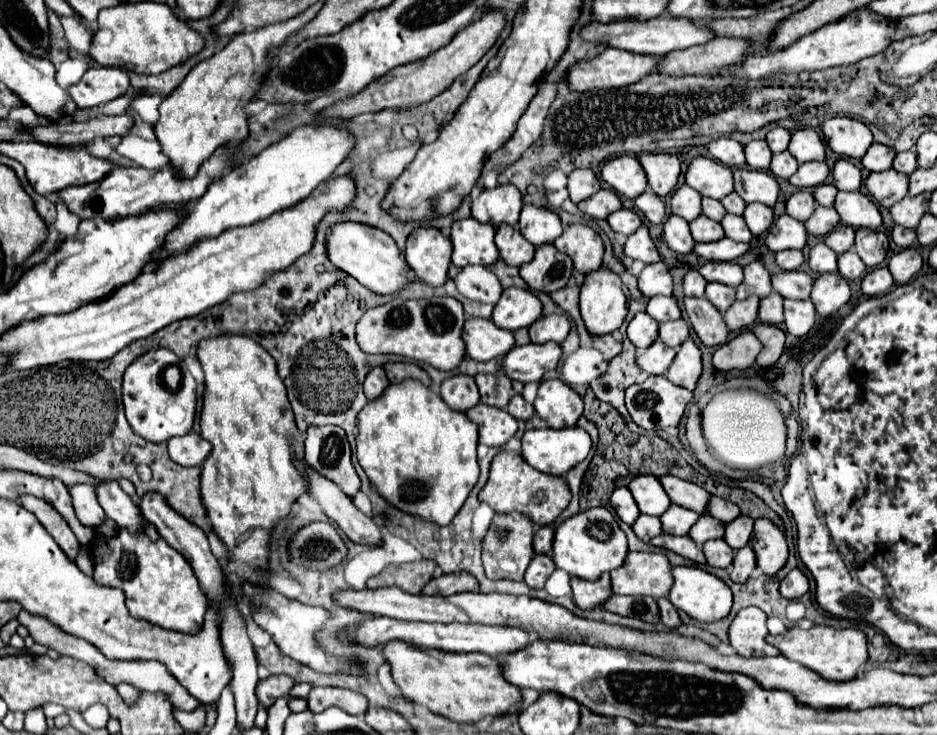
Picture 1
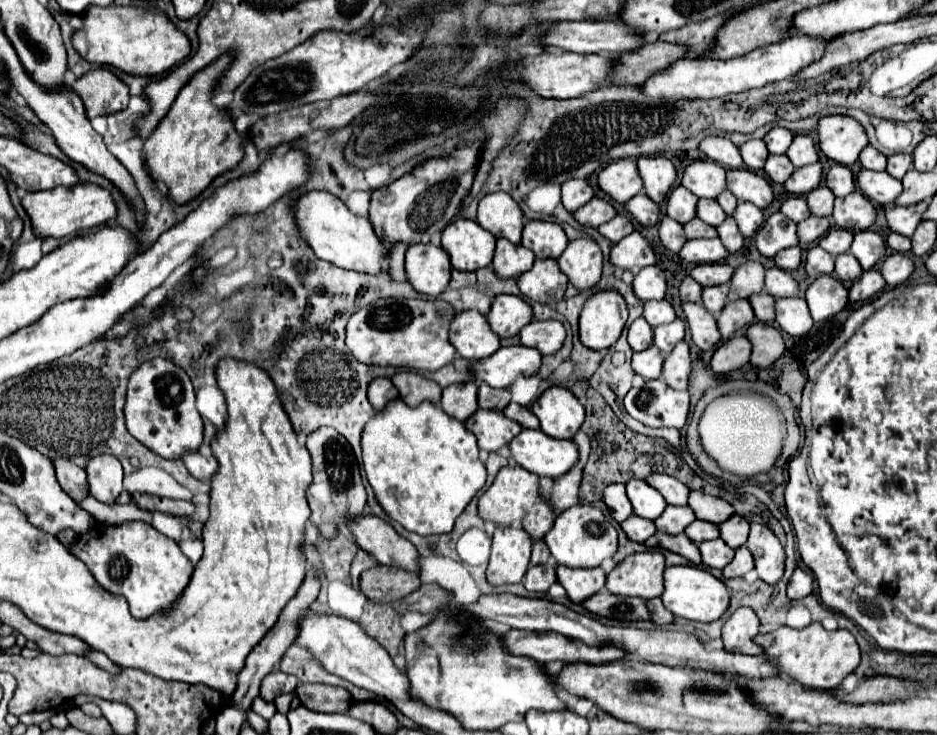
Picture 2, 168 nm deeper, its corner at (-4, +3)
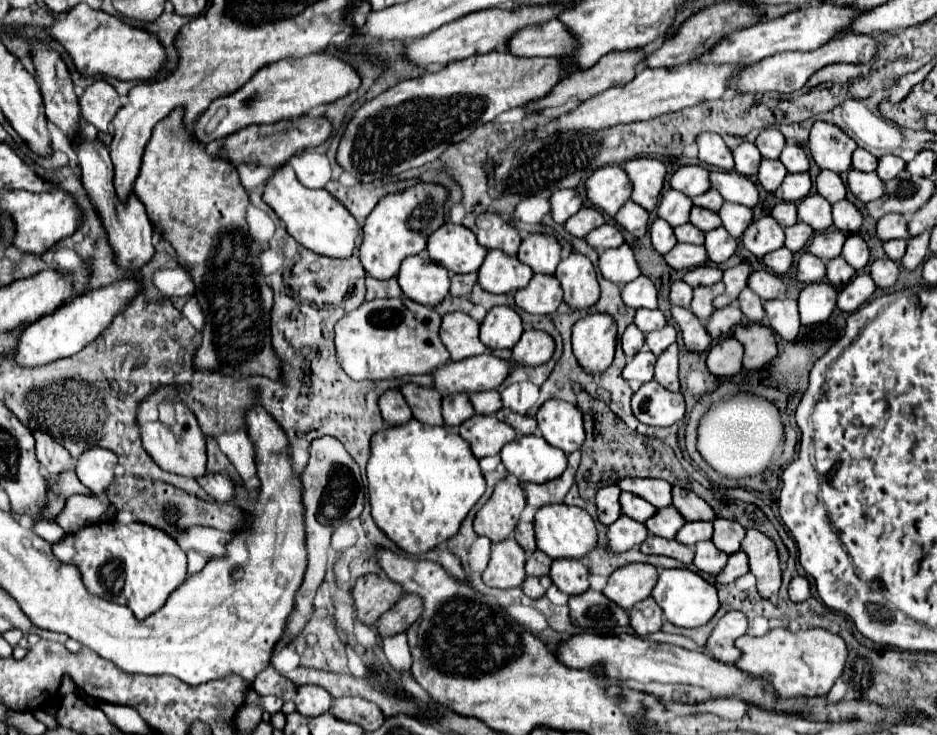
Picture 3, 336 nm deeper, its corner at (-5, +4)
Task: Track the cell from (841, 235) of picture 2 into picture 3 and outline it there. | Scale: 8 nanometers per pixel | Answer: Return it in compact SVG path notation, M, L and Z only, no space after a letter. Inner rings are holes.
M838 230L822 232L822 234L814 236L812 244L808 246L808 252L812 252L814 256L818 256L822 260L832 260L842 254L844 242L846 242L846 234L842 234Z

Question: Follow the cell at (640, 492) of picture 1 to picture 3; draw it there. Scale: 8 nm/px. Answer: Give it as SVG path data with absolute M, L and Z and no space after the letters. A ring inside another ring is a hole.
M632 492L620 494L620 506L622 506L622 514L626 514L638 522L646 522L656 512L656 508L650 502L642 500L640 496L634 496Z

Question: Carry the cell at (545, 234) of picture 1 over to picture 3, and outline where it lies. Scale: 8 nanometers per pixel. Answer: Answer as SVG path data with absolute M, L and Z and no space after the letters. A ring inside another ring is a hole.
M536 232L522 240L522 246L516 256L524 264L528 264L534 272L554 274L554 270L560 262L560 252L562 252L562 246L556 236Z

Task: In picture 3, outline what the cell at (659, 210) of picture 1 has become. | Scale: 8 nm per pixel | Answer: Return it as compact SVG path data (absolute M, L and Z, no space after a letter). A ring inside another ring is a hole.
M628 200L628 202L620 208L620 212L614 216L614 220L616 220L622 228L626 228L630 234L634 234L636 238L642 238L642 236L648 232L648 218L650 218L648 210L642 208L640 204L632 202L632 200Z

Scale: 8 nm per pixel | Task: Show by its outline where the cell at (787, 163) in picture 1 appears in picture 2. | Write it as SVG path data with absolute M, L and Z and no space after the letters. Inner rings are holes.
M769 155L763 169L765 169L767 177L775 183L785 183L787 177L791 177L791 173L795 171L795 167L791 165L791 161L785 155Z

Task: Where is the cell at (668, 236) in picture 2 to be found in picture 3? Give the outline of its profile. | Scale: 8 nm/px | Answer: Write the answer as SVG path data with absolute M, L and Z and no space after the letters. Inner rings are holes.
M656 218L650 226L650 236L652 236L652 246L660 252L660 254L668 254L674 246L676 246L676 236L674 236L674 230L672 226L662 220L662 218Z

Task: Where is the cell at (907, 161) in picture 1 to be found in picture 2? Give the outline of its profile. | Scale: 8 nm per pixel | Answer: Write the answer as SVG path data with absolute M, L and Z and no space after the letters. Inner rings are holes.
M899 153L899 155L891 155L887 159L887 173L893 175L895 179L903 179L903 175L909 171L911 167L911 155L907 153Z

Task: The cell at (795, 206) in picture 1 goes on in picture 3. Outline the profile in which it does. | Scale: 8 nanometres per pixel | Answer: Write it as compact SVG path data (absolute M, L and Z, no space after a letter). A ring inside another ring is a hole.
M780 202L774 206L772 216L778 220L778 224L782 224L782 228L788 228L798 222L798 208L794 202Z

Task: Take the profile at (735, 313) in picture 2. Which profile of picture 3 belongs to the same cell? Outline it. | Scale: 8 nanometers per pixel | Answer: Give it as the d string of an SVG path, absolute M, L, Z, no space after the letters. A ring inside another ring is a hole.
M732 304L732 306L726 306L726 308L722 308L722 310L714 310L714 314L712 314L712 318L710 318L710 322L708 322L706 328L708 328L708 332L710 332L710 336L712 336L714 340L720 340L720 338L726 336L736 324L740 324L742 318L744 318L742 310L740 310L736 304Z

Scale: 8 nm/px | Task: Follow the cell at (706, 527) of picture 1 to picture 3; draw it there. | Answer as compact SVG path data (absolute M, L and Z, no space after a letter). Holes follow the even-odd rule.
M686 522L676 534L676 540L686 546L694 546L700 540L710 540L712 532L712 522Z

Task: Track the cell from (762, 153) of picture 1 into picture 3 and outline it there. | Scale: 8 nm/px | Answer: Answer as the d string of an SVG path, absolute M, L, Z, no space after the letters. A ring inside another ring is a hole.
M742 142L736 150L734 150L734 162L736 162L736 170L740 174L746 176L754 176L758 172L758 164L762 160L762 154L758 152L758 148L752 142Z

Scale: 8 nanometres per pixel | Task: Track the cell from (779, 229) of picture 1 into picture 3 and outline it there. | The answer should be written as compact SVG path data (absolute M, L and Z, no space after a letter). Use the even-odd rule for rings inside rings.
M764 216L746 228L742 240L744 240L744 246L754 256L764 258L766 254L782 248L786 236L784 236L784 228L772 216Z

